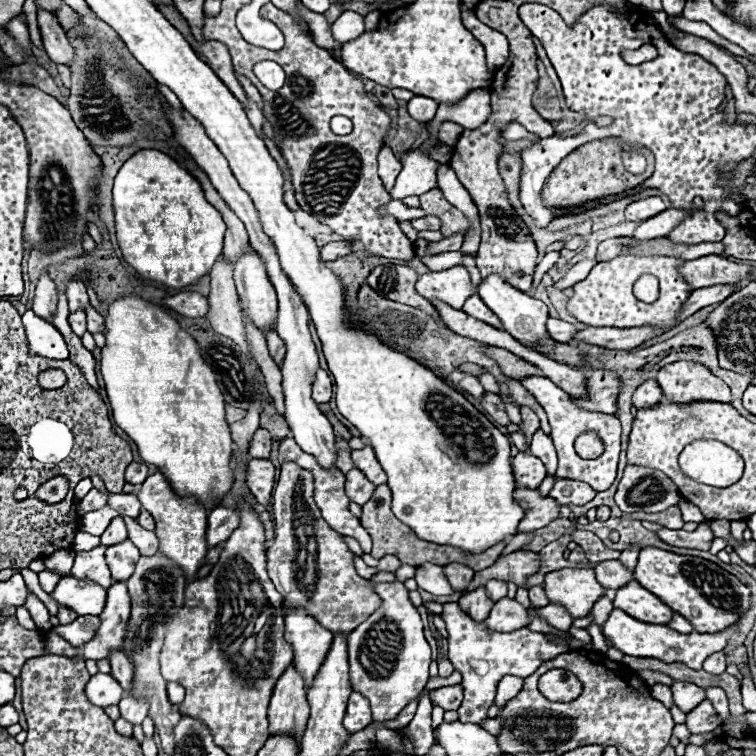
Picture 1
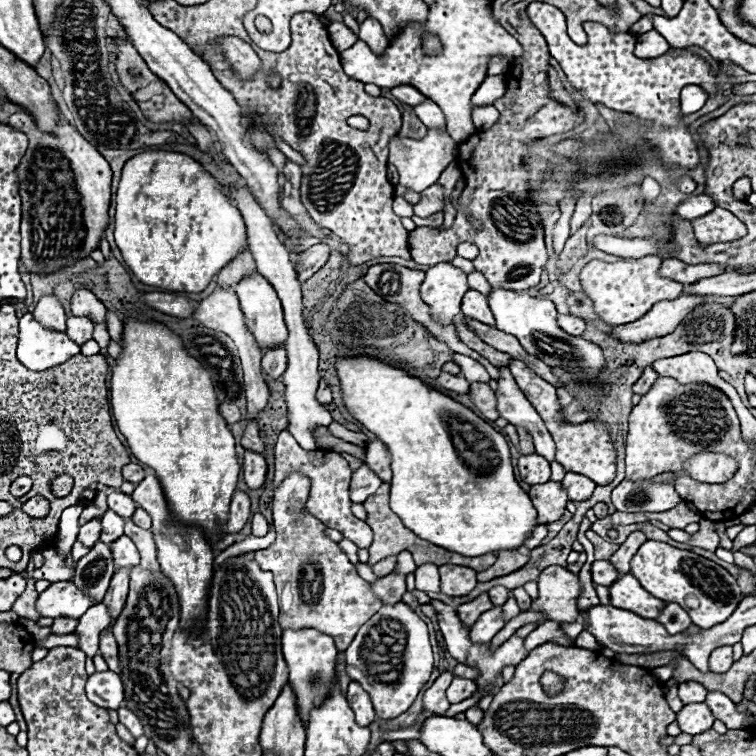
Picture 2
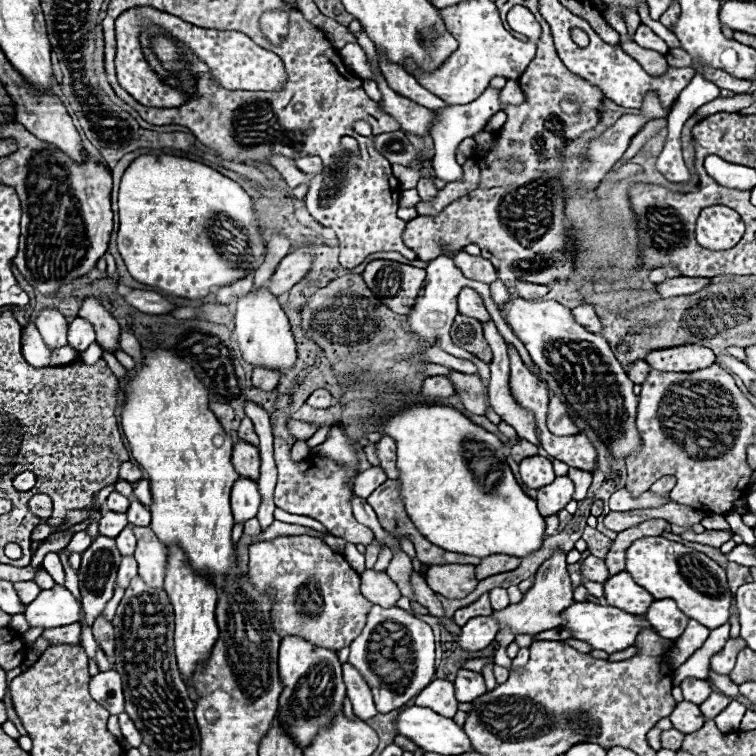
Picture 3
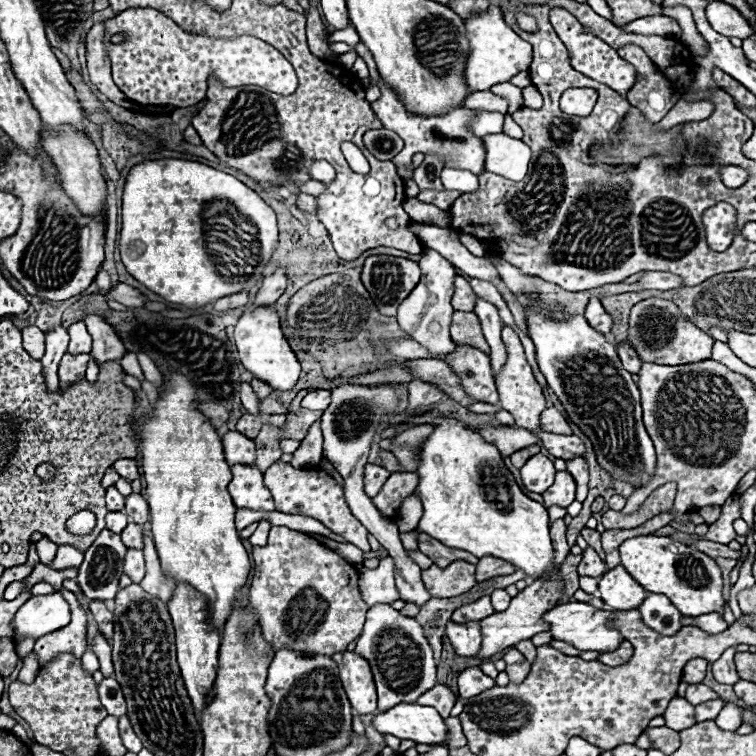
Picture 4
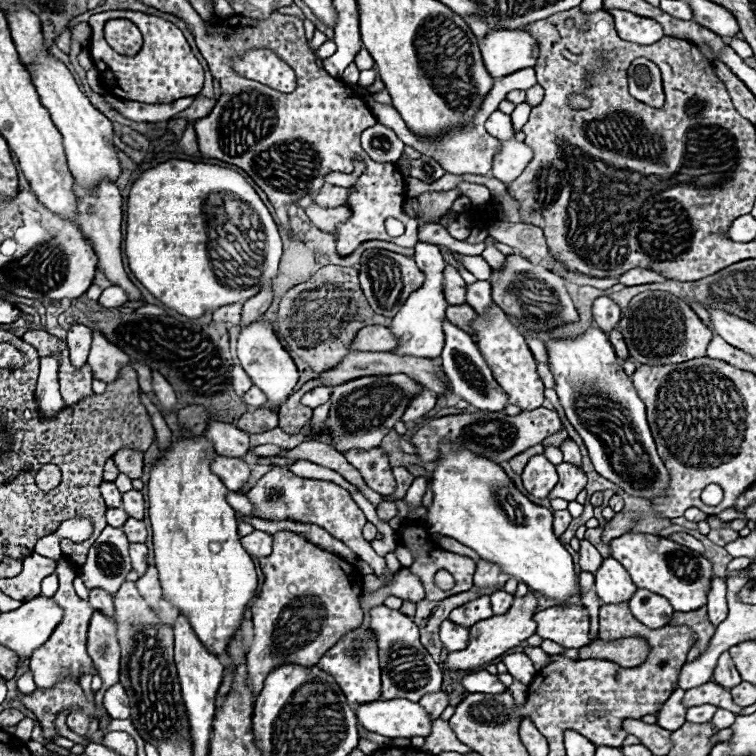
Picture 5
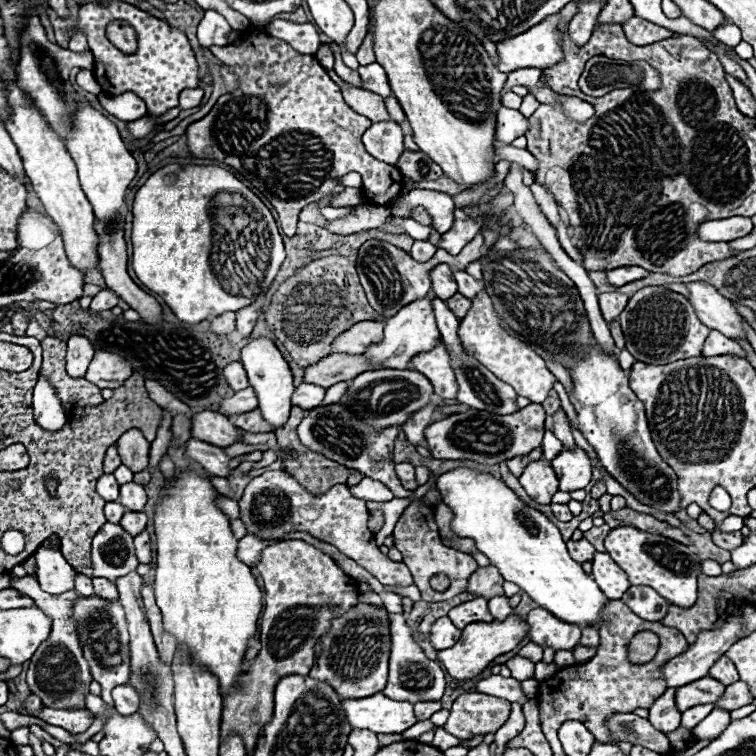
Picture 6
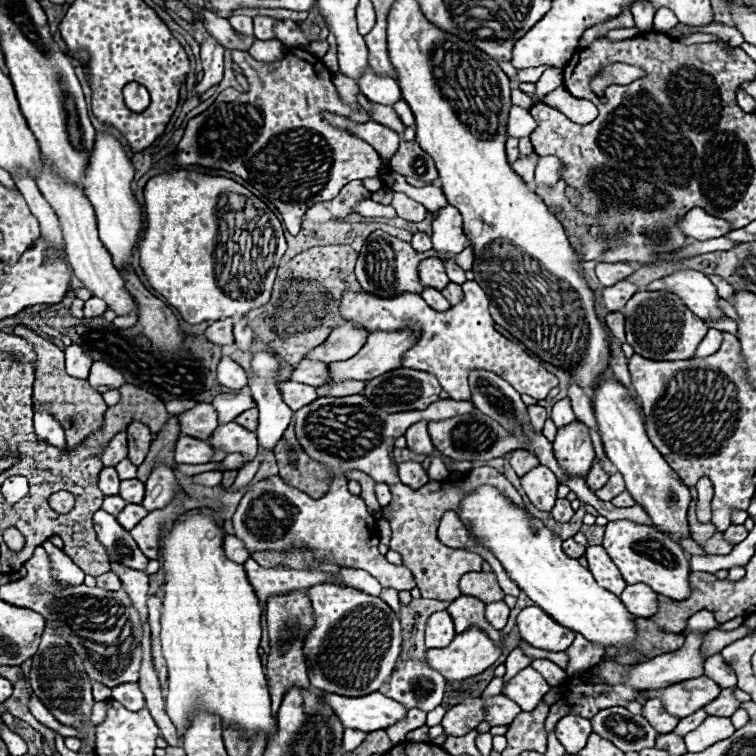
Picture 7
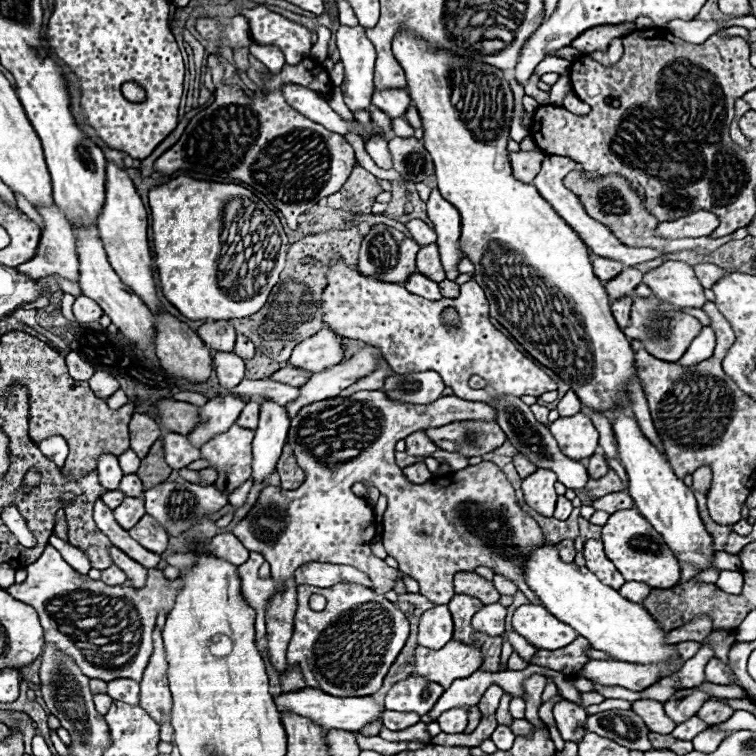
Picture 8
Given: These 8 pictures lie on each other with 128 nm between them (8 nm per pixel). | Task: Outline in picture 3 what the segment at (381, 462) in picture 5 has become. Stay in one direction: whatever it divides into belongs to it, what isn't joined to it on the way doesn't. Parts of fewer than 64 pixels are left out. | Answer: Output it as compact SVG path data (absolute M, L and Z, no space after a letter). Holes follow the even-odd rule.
M372 466L368 470L364 470L356 484L354 484L354 494L356 496L362 496L362 498L368 498L372 490L376 490L380 484L387 480L387 476L380 466Z

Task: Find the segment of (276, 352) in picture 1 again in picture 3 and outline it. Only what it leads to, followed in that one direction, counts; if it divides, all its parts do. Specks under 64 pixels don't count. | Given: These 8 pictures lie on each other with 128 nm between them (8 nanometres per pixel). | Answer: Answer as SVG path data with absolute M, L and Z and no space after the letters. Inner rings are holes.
M254 368L252 372L252 386L264 390L264 392L270 392L276 388L280 380L280 374L274 372L274 370L266 370L266 368Z

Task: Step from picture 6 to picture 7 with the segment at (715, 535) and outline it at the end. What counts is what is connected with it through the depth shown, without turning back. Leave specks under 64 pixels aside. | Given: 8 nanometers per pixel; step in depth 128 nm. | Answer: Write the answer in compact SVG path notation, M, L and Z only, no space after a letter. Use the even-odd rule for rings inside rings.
M730 526L730 528L724 532L724 538L726 538L728 542L732 542L732 544L742 542L746 536L748 536L748 530L746 530L744 526Z

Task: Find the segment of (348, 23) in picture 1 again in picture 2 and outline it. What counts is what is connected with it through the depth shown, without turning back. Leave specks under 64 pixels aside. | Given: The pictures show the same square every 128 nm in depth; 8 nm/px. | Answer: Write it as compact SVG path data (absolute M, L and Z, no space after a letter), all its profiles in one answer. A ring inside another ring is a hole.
M332 22L332 24L328 26L328 34L330 34L332 44L338 48L338 52L350 48L350 46L358 40L356 34L344 26L344 22Z

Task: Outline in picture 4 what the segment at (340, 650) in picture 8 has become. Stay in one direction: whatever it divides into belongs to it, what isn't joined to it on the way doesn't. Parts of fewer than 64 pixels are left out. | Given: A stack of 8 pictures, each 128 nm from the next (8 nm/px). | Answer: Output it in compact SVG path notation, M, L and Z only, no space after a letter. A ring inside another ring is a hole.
M354 650L338 652L332 660L340 668L340 680L352 708L360 714L372 714L376 710L376 686L368 660Z

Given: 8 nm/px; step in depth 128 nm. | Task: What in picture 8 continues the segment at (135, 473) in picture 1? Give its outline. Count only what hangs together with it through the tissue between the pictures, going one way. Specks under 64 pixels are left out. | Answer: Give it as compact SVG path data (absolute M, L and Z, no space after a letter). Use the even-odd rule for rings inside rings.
M134 412L132 420L130 420L130 446L132 446L132 450L140 458L144 458L146 452L150 450L150 446L158 438L160 438L160 428L158 428L156 420L146 414Z

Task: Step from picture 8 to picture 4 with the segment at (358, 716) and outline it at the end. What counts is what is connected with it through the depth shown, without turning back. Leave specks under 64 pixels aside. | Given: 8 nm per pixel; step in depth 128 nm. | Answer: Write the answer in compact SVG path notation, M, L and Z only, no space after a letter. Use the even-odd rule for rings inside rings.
M400 702L386 712L376 712L372 726L382 734L414 740L416 744L442 744L448 738L444 718L434 708L408 702Z

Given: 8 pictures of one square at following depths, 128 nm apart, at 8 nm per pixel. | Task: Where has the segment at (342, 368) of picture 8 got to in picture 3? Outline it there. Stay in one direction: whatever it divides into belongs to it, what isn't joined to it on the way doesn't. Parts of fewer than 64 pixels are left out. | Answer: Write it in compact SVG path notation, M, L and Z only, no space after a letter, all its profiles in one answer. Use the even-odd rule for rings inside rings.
M438 256L438 258L434 258L434 260L430 260L428 266L426 266L426 280L424 280L424 286L422 286L422 290L420 290L420 294L418 294L416 302L414 302L414 306L412 306L410 312L408 312L408 324L410 324L412 332L414 332L416 336L420 336L422 340L430 342L430 344L436 344L436 348L444 348L444 352L452 352L452 356L460 356L460 358L468 358L468 360L472 360L472 362L480 368L480 370L478 370L478 376L480 376L482 380L488 380L488 378L490 378L488 364L480 362L474 354L470 354L470 352L466 352L466 350L454 346L452 340L450 340L450 326L452 326L452 322L454 322L456 314L458 314L456 298L458 298L458 292L460 292L464 286L474 288L474 290L482 296L491 319L505 341L511 343L517 349L524 364L535 375L540 376L539 369L536 368L536 365L532 361L524 345L505 322L504 318L500 316L501 312L497 304L495 304L492 298L490 298L490 286L484 284L484 282L478 282L478 280L470 280L470 278L466 278L466 276L454 266L454 262L452 262L448 256Z

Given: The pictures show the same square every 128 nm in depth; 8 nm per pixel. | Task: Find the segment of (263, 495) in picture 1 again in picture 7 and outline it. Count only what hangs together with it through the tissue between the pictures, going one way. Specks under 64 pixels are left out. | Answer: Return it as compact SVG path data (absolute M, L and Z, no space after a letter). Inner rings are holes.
M196 404L194 408L178 414L176 418L182 434L188 434L200 440L206 440L218 428L216 410L212 410L212 404Z

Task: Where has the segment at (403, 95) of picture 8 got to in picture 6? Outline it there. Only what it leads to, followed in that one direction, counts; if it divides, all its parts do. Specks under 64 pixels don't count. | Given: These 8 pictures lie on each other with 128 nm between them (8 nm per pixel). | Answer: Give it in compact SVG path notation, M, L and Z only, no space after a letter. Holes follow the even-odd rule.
M366 64L366 66L360 66L358 68L358 74L360 74L360 80L362 80L362 90L370 90L382 98L388 98L392 94L392 88L388 84L388 78L386 78L386 72L380 64Z

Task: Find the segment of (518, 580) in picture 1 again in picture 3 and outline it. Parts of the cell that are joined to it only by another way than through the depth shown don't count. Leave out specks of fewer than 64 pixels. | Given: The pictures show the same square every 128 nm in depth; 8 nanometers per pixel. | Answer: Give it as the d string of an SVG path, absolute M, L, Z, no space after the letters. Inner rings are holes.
M492 554L492 556L486 556L486 558L476 566L476 578L478 578L478 580L484 580L484 578L494 576L494 574L510 572L510 570L516 570L518 564L520 564L520 560L516 560L516 558L512 558L512 556Z

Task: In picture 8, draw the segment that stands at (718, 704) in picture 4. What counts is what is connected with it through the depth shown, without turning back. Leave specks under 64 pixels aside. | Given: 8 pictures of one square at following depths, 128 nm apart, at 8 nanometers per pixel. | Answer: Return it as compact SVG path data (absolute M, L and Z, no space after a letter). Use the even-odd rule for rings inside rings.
M694 716L694 718L690 718L690 720L682 722L682 724L676 724L676 728L672 730L672 736L678 738L678 740L692 740L692 736L704 732L706 728L708 728L708 726Z

